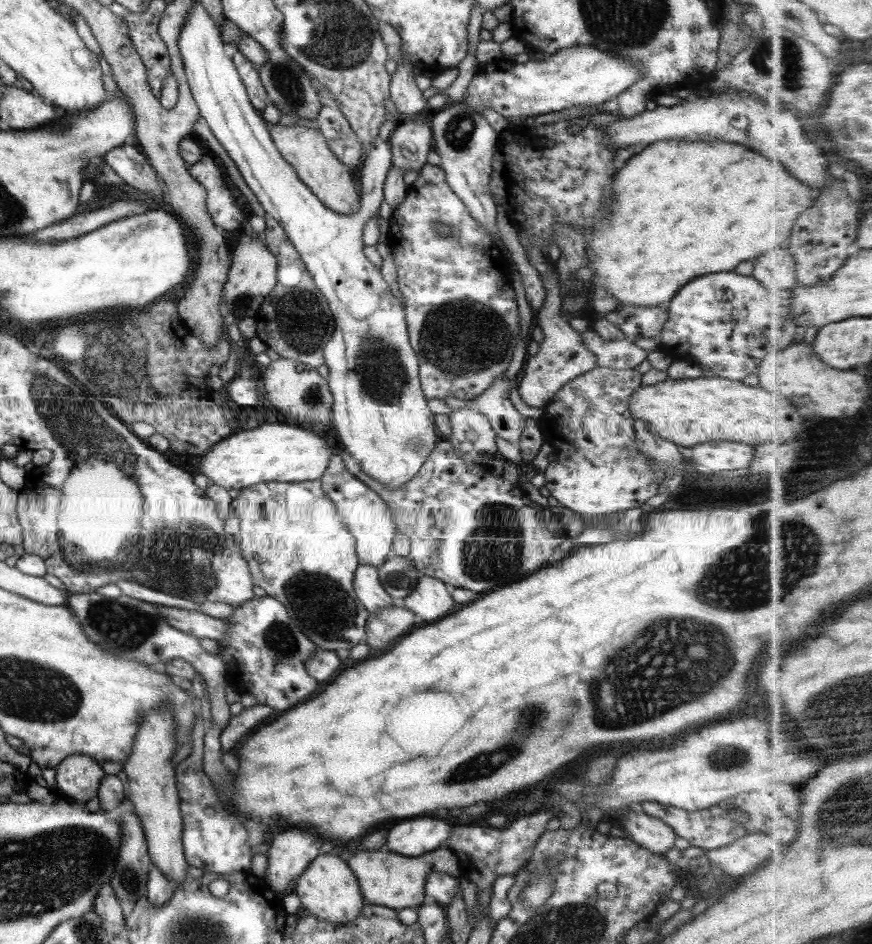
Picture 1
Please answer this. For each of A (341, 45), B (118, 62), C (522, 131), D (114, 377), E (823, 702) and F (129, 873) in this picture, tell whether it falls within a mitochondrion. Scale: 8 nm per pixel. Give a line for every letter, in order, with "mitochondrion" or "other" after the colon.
A: mitochondrion
B: other
C: other
D: mitochondrion
E: mitochondrion
F: mitochondrion

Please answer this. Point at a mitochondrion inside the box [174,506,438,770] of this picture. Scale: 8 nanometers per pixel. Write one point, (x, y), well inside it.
(315, 599)

